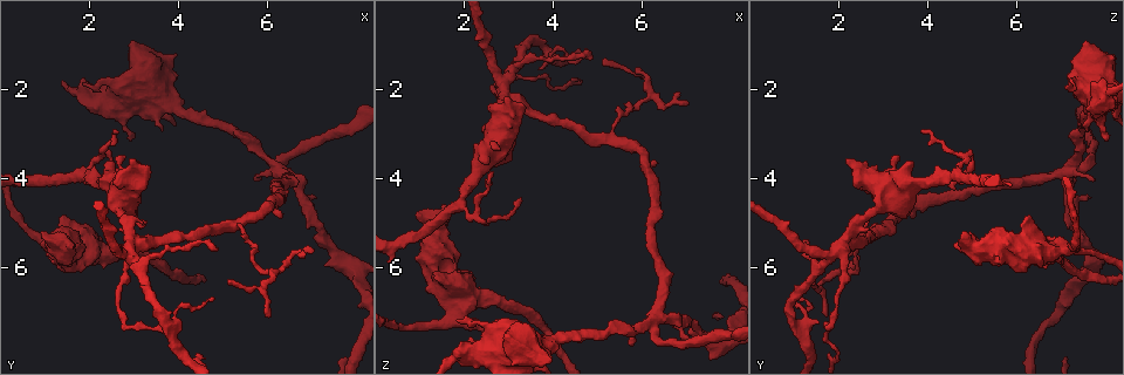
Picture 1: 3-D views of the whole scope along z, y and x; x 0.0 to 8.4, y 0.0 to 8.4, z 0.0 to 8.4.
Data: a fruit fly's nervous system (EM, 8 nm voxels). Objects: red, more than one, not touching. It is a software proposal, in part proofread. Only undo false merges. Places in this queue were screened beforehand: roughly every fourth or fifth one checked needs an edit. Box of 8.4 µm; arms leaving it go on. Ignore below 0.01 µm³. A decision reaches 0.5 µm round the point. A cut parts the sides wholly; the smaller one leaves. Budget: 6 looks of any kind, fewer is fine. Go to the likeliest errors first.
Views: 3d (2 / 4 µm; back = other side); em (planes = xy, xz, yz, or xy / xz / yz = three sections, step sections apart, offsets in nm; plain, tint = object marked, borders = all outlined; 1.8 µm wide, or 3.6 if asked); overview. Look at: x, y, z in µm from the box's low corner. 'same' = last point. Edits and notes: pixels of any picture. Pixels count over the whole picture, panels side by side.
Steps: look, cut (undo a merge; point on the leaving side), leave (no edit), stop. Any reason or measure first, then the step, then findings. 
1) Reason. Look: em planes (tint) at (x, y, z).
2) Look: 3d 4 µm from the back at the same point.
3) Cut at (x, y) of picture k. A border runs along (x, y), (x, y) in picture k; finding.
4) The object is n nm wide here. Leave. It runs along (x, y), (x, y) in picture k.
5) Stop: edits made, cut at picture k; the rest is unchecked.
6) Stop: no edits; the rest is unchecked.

Sharp bend. Look: em yz step 16 (plain) at (6.35, 3.90, 7.10).

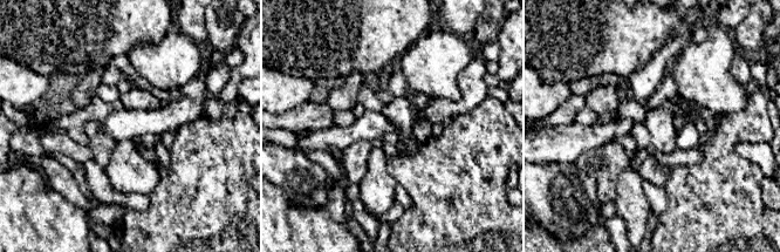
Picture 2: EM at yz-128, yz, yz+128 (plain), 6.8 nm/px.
Look: em yz step 16 (tint) at the same point.

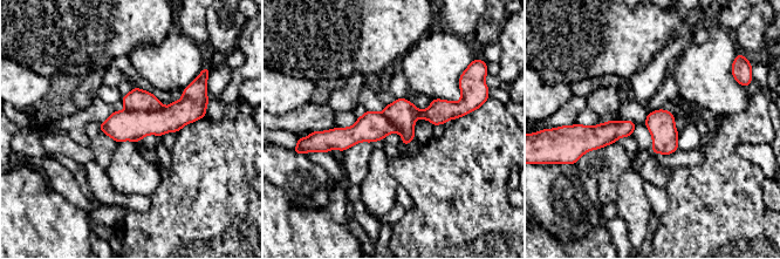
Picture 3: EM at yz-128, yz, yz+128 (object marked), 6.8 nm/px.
Cut at (122, 125) of picture 3. A border runs along (162, 106), (155, 110), (125, 109) in picture 3; a second neuron is stuck on.

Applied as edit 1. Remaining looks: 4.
See it whole again. Look: overview.

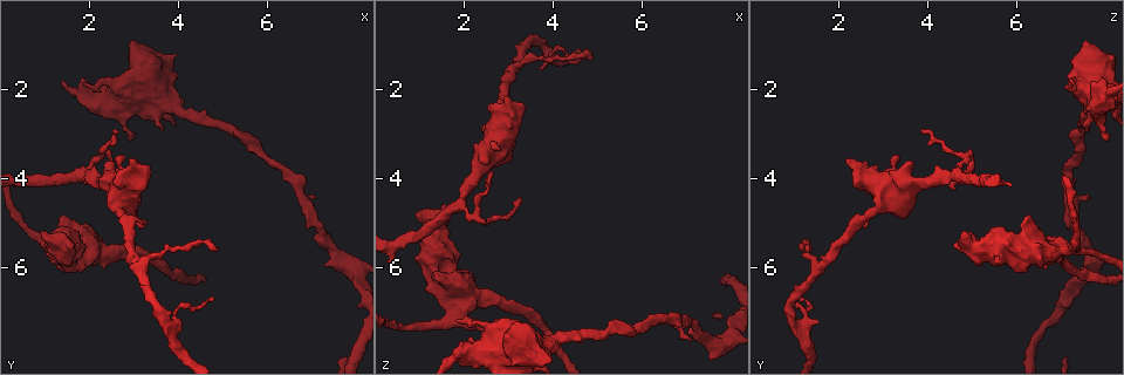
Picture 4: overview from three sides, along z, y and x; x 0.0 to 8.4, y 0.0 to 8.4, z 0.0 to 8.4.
Four arms meet. Look: em 3.6 µm planes (tint) at (2.00, 5.55, 6.80).

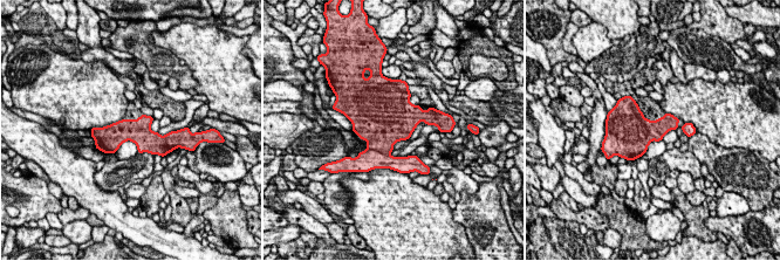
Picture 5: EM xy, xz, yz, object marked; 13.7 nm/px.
Cut at (369, 159) of picture 5. A border runs along (368, 148), (387, 155) in picture 5; a second neuron is stuck on.

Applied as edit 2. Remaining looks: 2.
Stop: edits made, cut at picture 3, cut at picture 5; the rest is unchecked.

